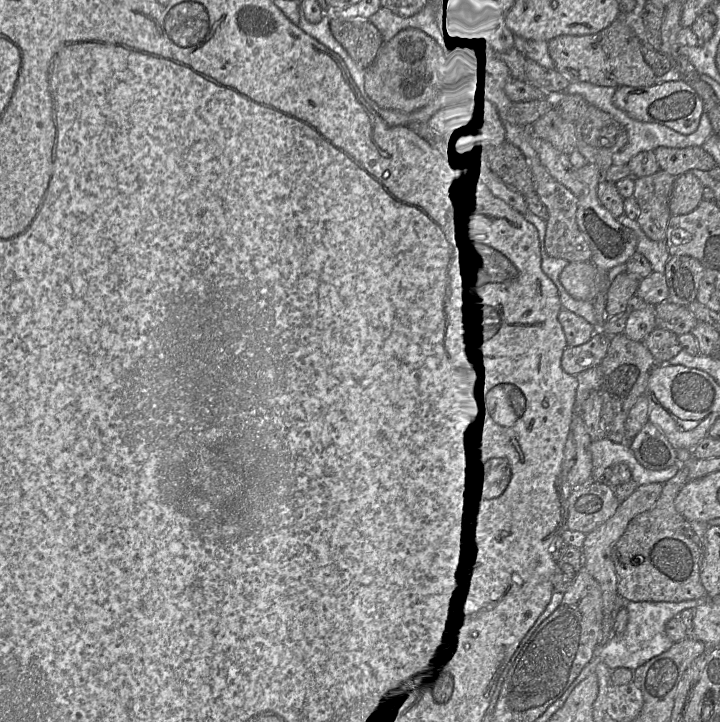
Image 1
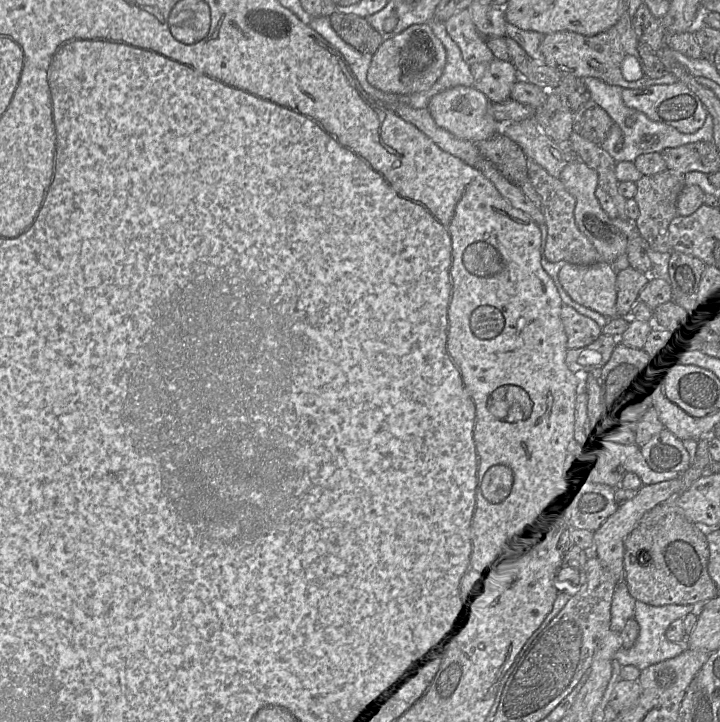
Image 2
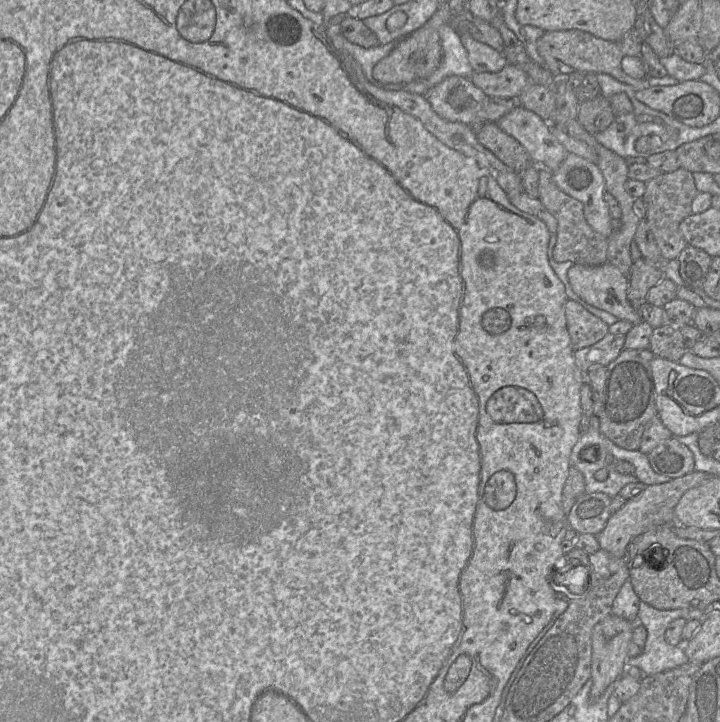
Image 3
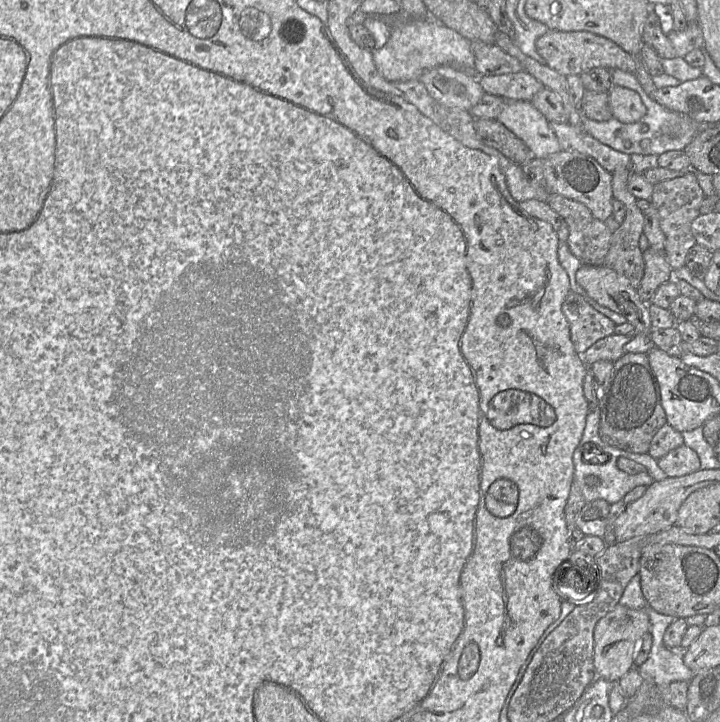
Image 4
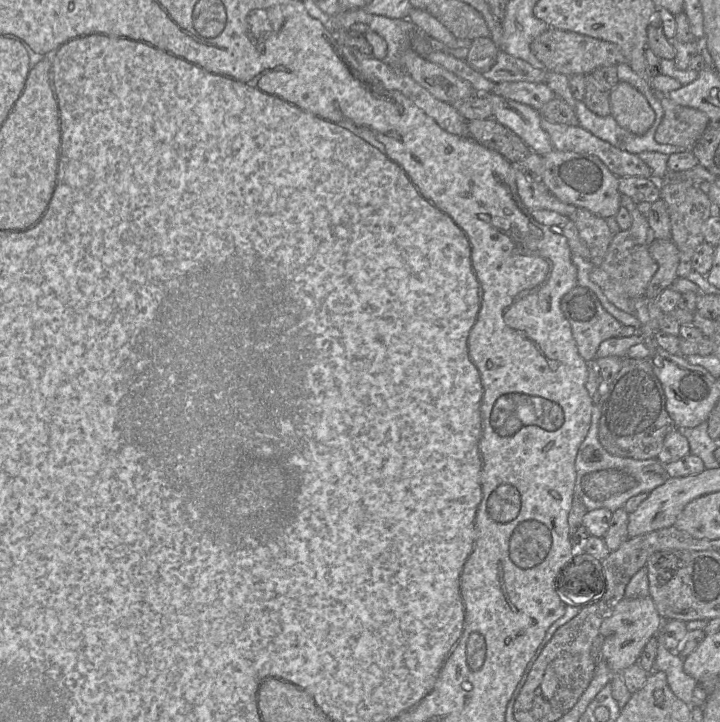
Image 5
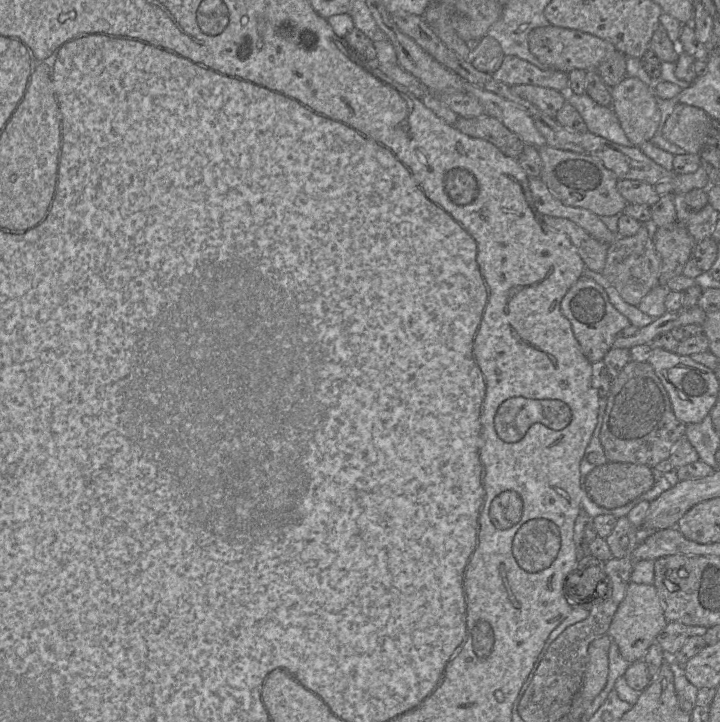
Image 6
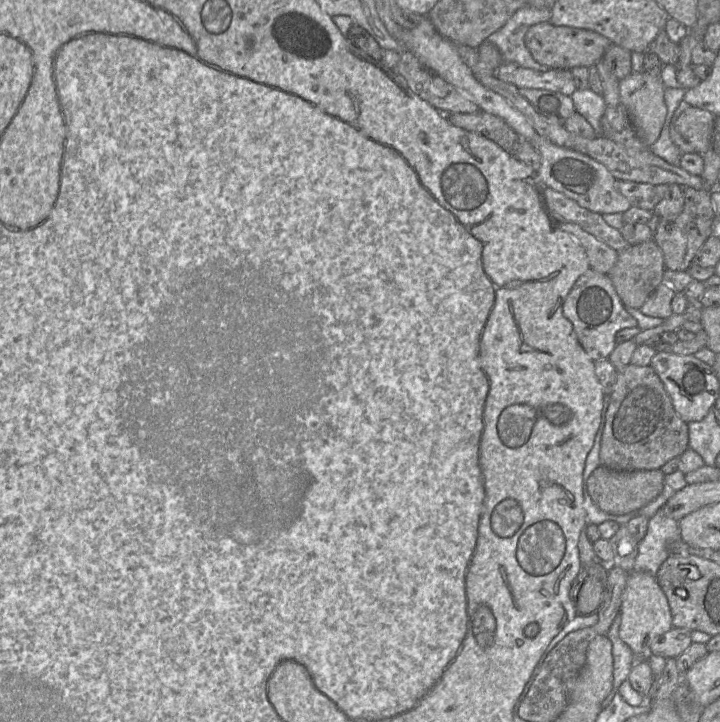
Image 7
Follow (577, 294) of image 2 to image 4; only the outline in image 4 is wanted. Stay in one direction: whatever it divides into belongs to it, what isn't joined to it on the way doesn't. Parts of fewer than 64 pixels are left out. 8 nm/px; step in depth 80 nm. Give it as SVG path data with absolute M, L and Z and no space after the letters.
M584 265L577 270L576 281L597 303L624 316L636 332L651 335L650 303L641 300L625 277L604 265Z

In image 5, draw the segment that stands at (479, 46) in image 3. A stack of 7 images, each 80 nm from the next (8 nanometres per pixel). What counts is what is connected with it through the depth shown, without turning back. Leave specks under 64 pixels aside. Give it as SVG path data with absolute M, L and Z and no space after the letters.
M500 50L494 66L482 75L495 84L516 81L545 83L546 71L536 69L528 62Z

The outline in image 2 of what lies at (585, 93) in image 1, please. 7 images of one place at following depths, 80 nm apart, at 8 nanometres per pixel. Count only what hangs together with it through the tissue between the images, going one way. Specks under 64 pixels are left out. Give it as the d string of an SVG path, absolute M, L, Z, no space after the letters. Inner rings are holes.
M585 77L581 79L583 79L584 84L591 94L591 100L603 108L613 119L614 123L618 124L621 129L623 126L625 126L625 128L633 128L636 124L636 120L641 120L635 114L640 111L625 105L622 99L622 87L607 84L595 77ZM624 117L632 118L633 125L626 125L626 120L624 120Z

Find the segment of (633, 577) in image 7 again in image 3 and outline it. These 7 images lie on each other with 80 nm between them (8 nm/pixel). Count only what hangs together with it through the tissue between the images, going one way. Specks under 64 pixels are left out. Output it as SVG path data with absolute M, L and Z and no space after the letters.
M614 614L598 622L592 630L592 687L590 700L599 698L609 684L625 674L628 648L637 622Z

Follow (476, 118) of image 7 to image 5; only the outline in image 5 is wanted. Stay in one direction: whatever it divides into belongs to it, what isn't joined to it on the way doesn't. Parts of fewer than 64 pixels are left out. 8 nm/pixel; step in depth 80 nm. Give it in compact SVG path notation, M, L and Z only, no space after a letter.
M494 118L468 121L469 137L500 153L510 163L520 163L531 152L525 142Z

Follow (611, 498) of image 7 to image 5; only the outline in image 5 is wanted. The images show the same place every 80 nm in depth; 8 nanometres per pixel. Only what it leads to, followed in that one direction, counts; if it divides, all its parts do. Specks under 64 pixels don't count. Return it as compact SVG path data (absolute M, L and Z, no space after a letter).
M610 468L587 473L582 477L581 484L589 498L604 501L629 490L636 480L622 470Z

